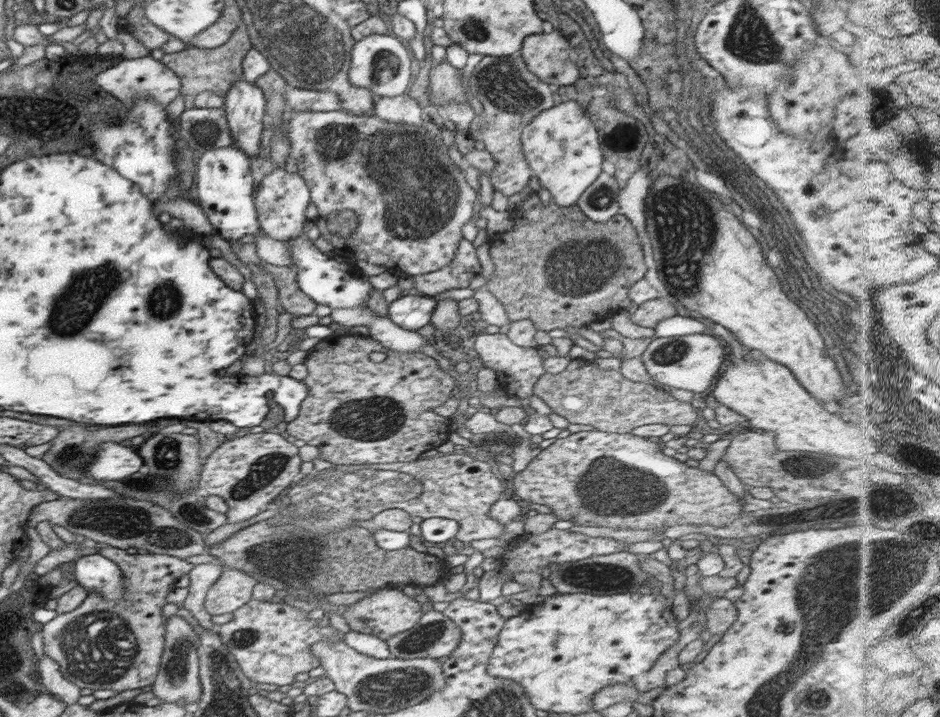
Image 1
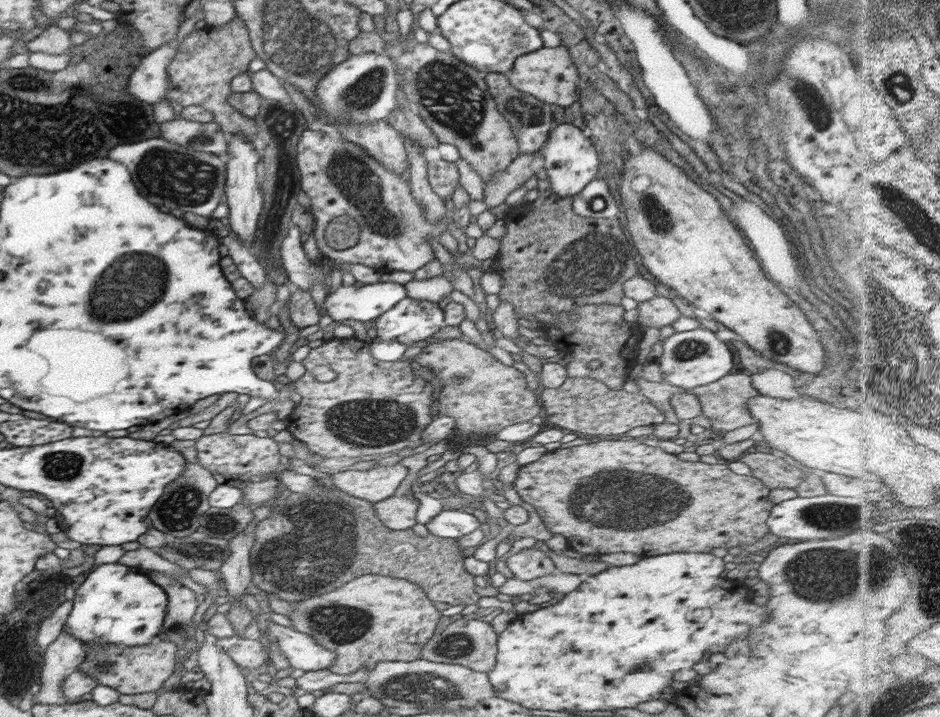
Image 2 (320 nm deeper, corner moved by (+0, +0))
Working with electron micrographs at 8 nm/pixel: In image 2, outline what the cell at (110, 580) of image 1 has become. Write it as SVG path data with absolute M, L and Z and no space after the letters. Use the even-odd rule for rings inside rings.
M115 563L97 566L86 575L86 580L76 590L63 630L82 644L106 643L124 649L150 644L163 632L168 598L144 571Z

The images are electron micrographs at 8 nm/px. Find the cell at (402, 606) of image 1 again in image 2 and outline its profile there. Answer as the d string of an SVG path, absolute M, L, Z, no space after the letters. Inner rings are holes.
M366 574L328 594L293 600L292 604L294 610L289 615L292 628L309 634L318 645L336 653L336 662L330 670L339 675L366 673L380 662L422 659L443 615L420 586L395 575Z

